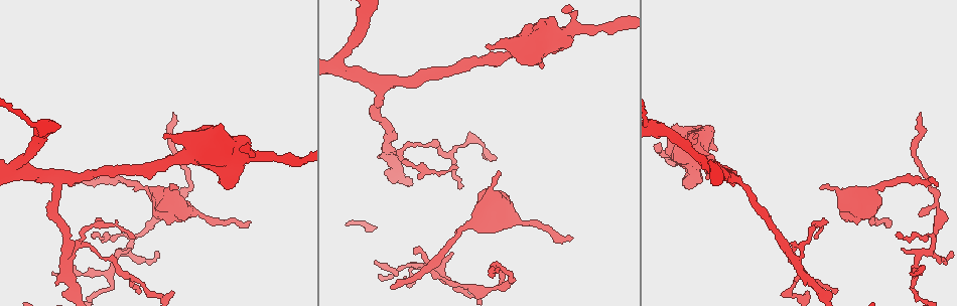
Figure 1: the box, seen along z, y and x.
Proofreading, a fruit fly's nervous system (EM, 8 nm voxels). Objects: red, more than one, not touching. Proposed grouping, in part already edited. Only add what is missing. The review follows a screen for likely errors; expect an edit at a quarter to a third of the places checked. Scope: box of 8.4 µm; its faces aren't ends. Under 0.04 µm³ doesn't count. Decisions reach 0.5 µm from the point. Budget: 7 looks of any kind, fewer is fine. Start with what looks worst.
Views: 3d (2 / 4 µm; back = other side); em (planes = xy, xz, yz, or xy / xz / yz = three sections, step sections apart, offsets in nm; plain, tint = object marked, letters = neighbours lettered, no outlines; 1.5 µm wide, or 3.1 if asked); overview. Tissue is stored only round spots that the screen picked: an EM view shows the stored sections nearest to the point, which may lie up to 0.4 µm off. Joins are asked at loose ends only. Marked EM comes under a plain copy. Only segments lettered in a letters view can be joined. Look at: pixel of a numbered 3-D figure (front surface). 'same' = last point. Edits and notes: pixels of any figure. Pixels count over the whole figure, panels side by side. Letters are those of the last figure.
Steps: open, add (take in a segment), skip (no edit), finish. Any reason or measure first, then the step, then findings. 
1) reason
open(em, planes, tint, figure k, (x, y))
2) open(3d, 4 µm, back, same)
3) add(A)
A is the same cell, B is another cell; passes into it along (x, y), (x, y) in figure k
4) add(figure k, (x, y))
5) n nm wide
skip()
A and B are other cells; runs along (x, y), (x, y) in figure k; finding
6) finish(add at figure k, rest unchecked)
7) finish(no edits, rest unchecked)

thick end
open(3d, 4 µm, back, figure 1, (487, 46))

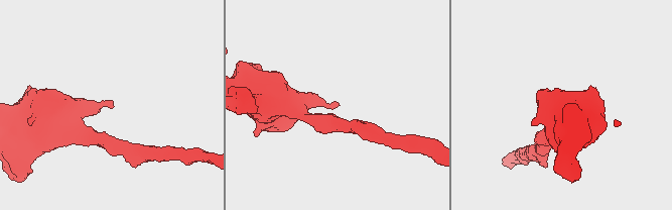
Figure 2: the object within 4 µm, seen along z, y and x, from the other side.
open(em, yz, step 8, tint, figure 2, (113, 102))

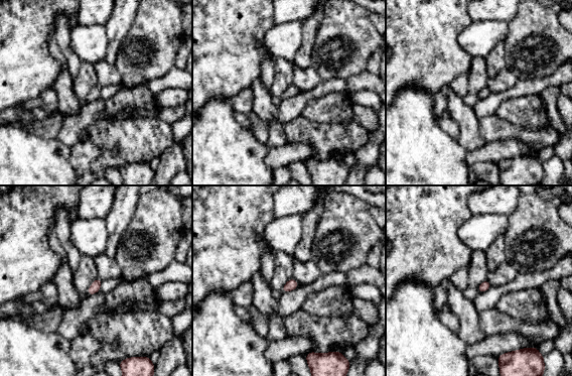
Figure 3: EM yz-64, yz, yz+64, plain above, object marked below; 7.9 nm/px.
cut it another way
open(em, planes, letters, same)

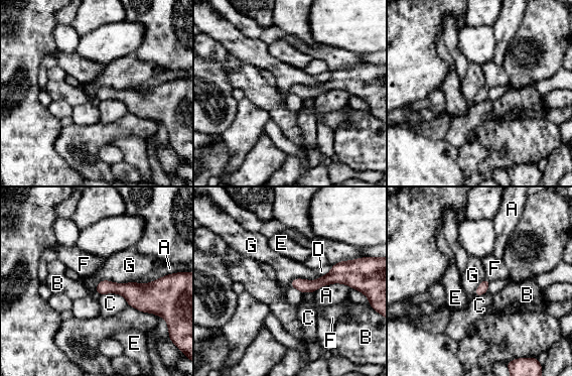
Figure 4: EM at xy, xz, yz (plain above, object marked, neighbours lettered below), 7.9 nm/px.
skip()
A, B, C, D, E, F and G are other cells; border along (134, 281), (101, 280), (95, 290) in figure 4; none of them fits

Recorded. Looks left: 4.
tapers out
open(3d, 4 µm, figure 1, (936, 184))

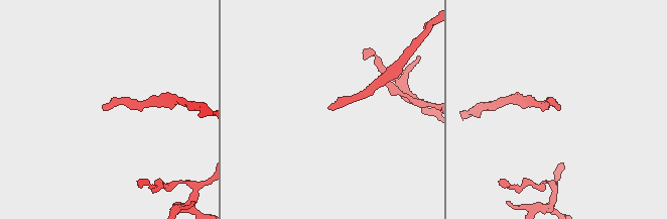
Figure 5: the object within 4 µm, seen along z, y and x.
shape alone is not enough
open(em, yz, step 8, tint, figure 5, (559, 107))

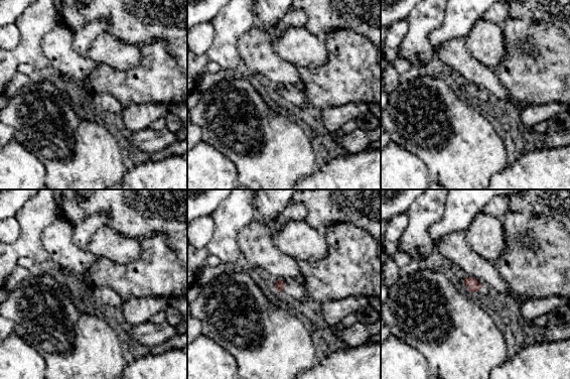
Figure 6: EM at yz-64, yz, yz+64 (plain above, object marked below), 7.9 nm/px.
another direction
open(em, planes, letters, same)

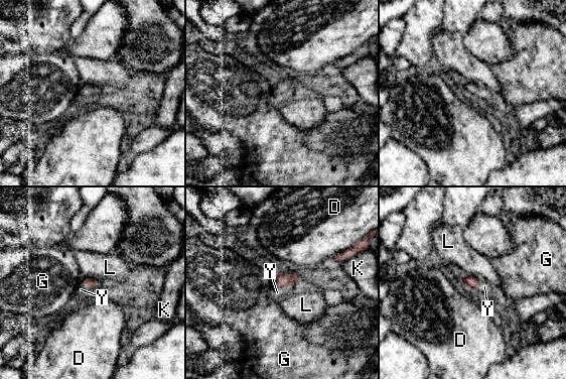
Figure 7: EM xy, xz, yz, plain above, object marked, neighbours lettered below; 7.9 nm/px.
add(Y)
Y is the same cell, D, G, K and L are other cells; passes into it along (91, 283), (86, 284), (81, 289) in figure 7; it goes on there

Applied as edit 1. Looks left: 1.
finish(add at figure 7, rest unchecked)

